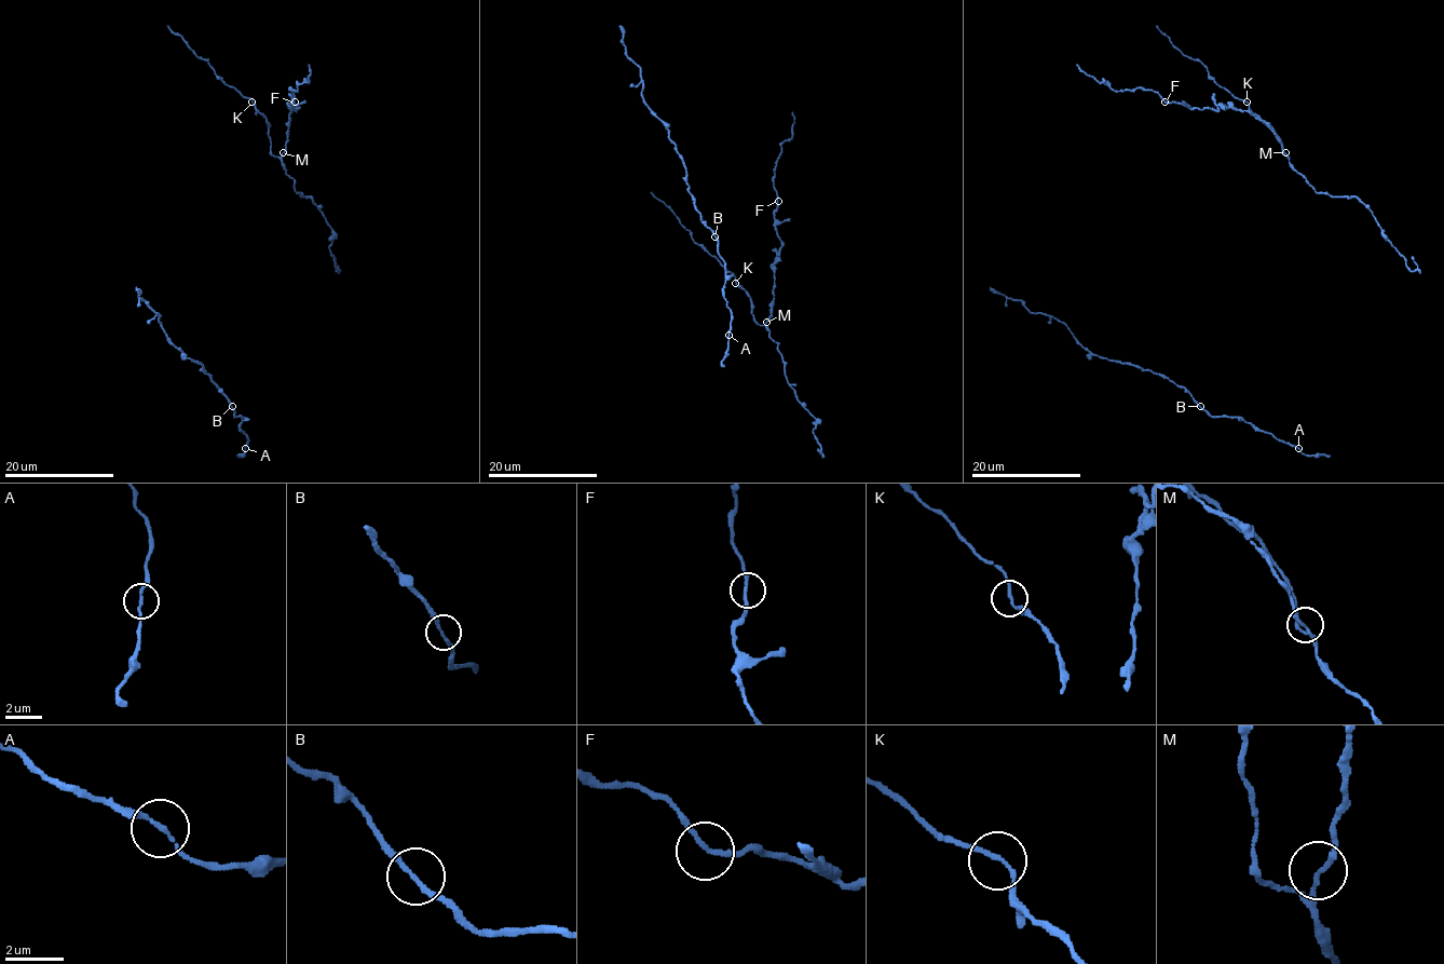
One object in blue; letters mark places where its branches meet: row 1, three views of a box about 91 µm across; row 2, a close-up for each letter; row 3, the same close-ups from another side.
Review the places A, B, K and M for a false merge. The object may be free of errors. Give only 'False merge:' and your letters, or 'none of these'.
False merge: none of these

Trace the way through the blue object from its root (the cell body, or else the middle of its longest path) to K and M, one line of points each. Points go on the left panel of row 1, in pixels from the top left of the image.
K: (337, 271), (329, 249), (332, 229), (313, 200), (295, 189), (281, 159), (270, 152), (269, 122), (251, 102)
M: (337, 271), (329, 249), (332, 229), (313, 200), (302, 198), (295, 189), (295, 181), (282, 163), (282, 152)

